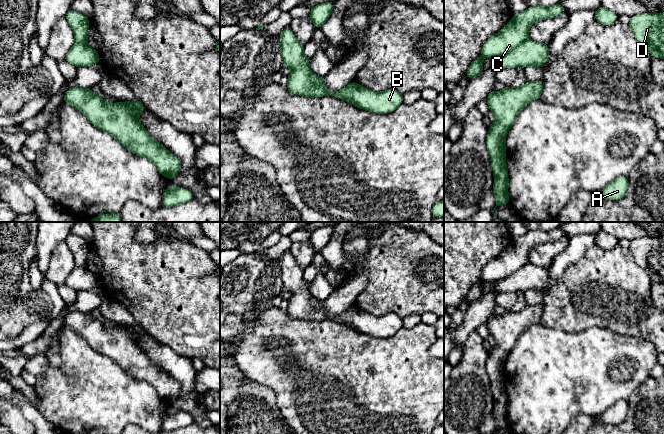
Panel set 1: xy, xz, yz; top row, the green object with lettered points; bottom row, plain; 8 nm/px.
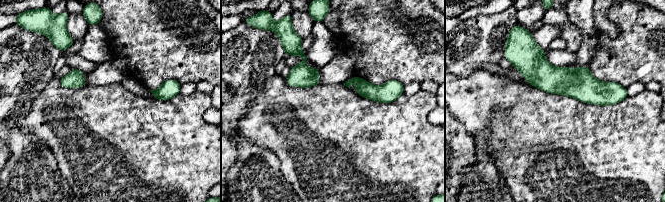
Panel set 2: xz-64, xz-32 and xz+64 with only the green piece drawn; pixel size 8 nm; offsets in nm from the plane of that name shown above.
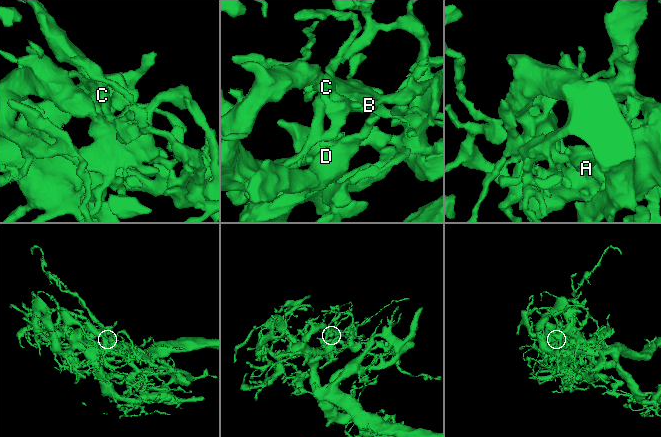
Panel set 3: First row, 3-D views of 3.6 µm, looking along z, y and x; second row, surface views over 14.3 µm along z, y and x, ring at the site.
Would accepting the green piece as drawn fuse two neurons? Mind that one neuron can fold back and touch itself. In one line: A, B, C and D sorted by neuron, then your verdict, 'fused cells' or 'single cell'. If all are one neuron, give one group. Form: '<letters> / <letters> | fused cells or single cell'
A B C D | single cell

